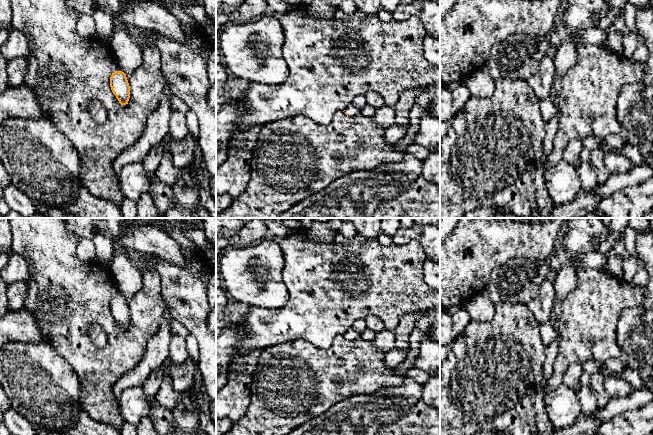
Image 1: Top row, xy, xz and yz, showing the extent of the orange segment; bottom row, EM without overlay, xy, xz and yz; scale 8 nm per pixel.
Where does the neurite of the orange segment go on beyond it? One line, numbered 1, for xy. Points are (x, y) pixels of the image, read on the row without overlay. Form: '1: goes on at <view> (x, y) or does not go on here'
1: does not go on here

